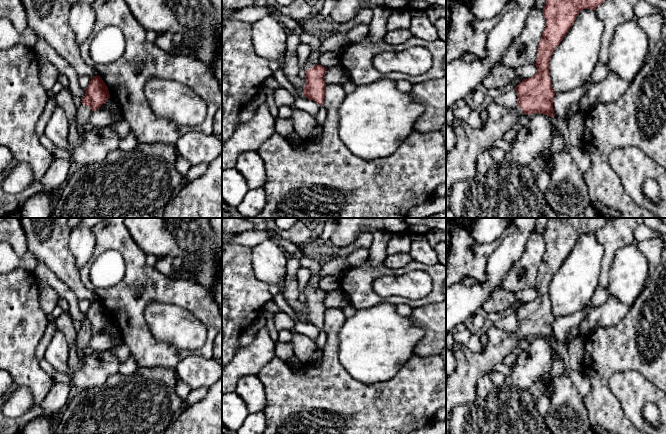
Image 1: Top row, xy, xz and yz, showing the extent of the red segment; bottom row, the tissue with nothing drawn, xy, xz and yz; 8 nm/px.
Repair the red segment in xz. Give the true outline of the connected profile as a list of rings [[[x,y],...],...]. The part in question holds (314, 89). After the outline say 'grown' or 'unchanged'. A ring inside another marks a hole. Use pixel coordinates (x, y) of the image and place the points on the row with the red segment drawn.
[[[307,61],[304,69],[306,70],[306,77],[303,96],[322,106],[325,99],[326,83],[324,77],[327,68]]]; grown

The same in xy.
[[[98,75],[91,78],[82,98],[82,105],[77,110],[77,126],[81,130],[89,123],[93,111],[100,108],[110,98],[107,86]]]; grown

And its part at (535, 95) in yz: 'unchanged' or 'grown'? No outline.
grown

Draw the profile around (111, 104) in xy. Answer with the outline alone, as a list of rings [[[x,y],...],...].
[[[109,98],[106,101],[106,105],[114,113],[114,121],[112,124],[115,124],[119,122],[121,119],[123,119],[121,110],[118,106],[118,103],[115,100],[113,100],[112,98]]]

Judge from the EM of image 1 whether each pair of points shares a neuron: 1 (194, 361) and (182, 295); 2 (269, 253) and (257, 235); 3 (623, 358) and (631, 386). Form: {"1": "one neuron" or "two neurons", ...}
{"1": "two neurons", "2": "two neurons", "3": "two neurons"}

